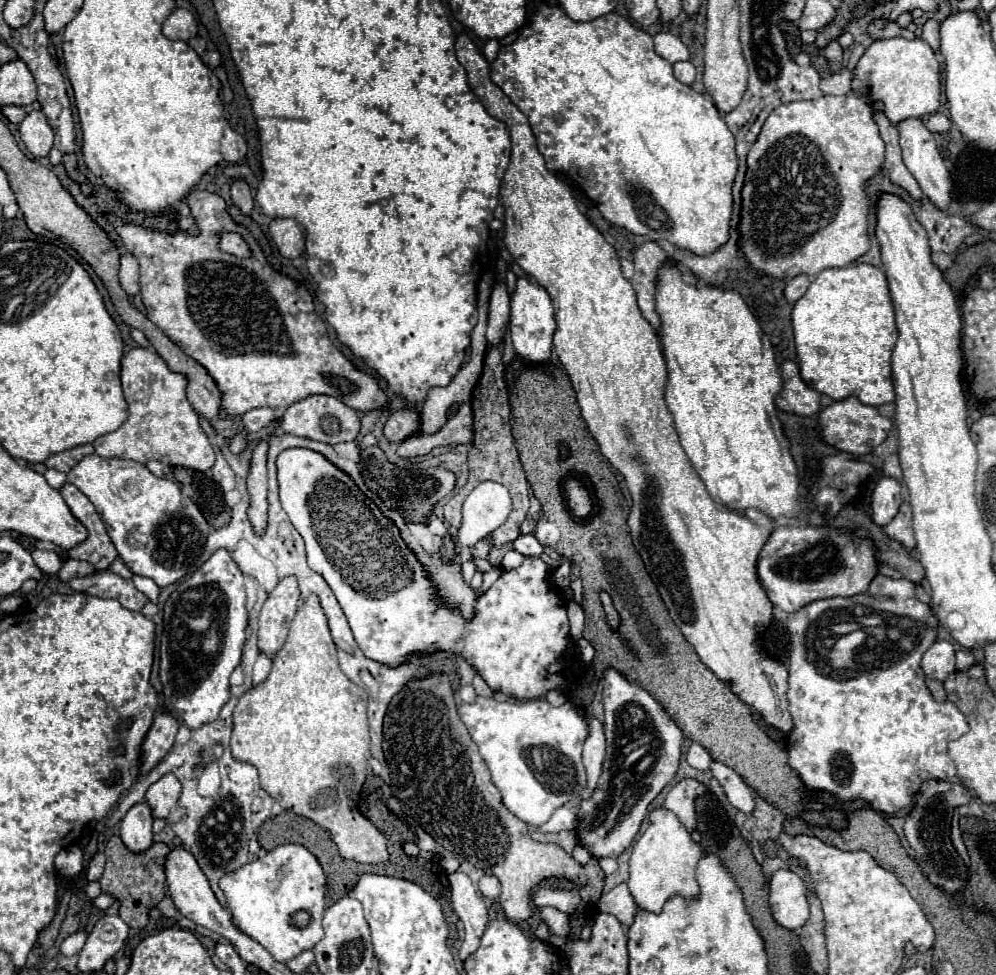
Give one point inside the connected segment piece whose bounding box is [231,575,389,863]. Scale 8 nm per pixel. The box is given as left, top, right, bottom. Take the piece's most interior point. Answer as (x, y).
(305, 728)

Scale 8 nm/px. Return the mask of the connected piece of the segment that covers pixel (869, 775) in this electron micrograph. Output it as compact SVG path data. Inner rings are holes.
M877 575L871 585L869 585L869 591L867 593L861 593L861 595L855 595L855 597L833 597L833 599L821 599L821 601L813 601L809 605L805 605L803 609L791 613L787 617L787 633L789 633L789 691L787 691L787 699L789 699L789 713L793 717L793 729L789 733L789 739L787 739L787 751L789 751L789 765L791 769L799 775L799 779L803 781L805 789L813 795L817 793L829 793L833 797L837 797L837 801L841 803L847 803L847 801L857 801L857 799L863 799L871 809L879 811L879 813L885 813L885 815L893 815L897 811L901 811L903 807L911 805L915 793L919 791L921 783L923 781L935 780L950 780L955 775L955 763L953 759L949 757L949 751L947 751L947 745L949 741L955 741L959 737L963 737L967 731L969 731L969 723L965 721L965 715L957 709L957 705L953 705L951 701L935 701L931 691L927 689L925 685L925 673L921 669L921 657L923 653L935 643L937 639L937 617L931 613L931 607L921 603L917 597L915 597L915 585L907 579L891 579L891 577L885 577L885 575ZM857 621L865 621L865 643L855 651L855 659L853 659L853 665L851 667L845 667L845 669L833 669L829 665L829 651L831 647L835 645L835 641L843 635L849 635L853 631L861 631L863 627L857 623Z

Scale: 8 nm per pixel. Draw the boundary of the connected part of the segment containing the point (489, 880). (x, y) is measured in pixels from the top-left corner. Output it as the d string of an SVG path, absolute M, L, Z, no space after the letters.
M485 874L478 882L480 892L484 897L497 899L499 897L499 881L492 874Z

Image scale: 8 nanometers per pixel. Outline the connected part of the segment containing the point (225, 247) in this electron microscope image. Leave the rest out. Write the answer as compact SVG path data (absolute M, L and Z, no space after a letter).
M229 231L219 233L219 249L229 253L229 255L241 257L241 259L251 257L251 249L249 249L247 241L239 233L229 233Z

